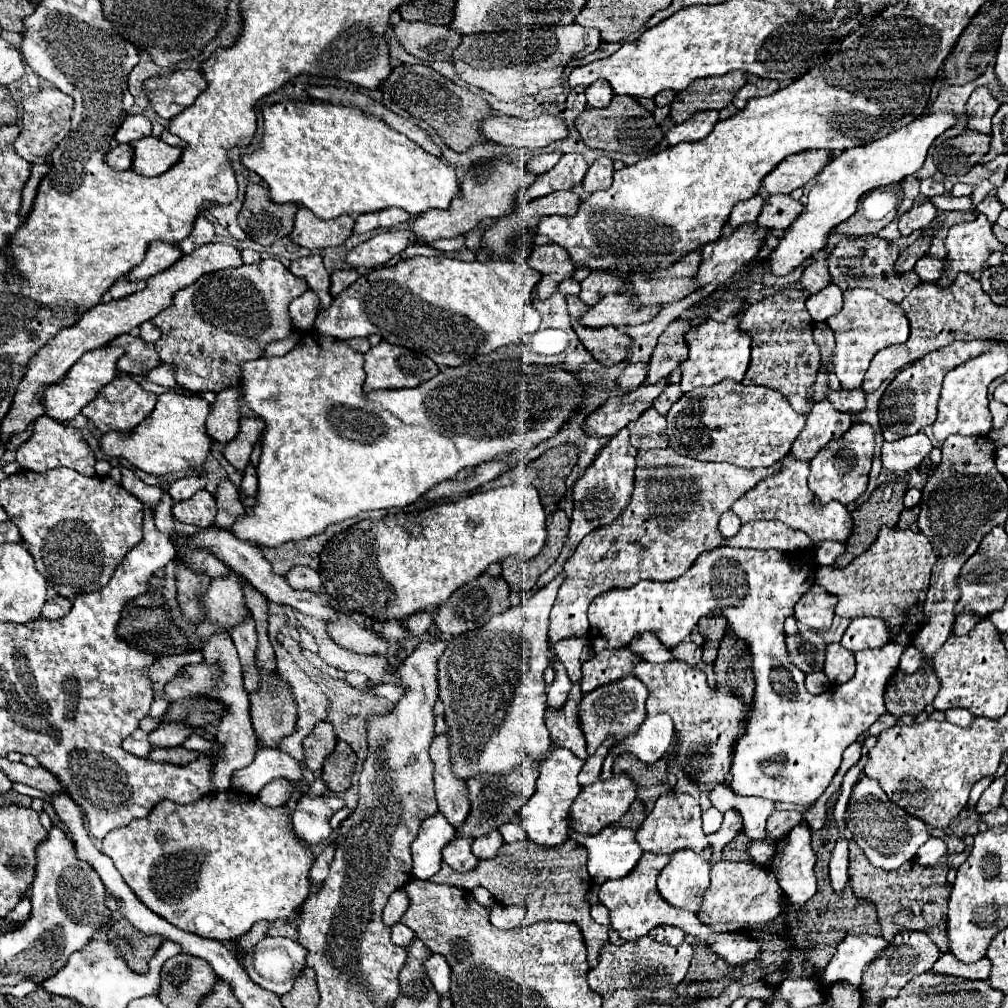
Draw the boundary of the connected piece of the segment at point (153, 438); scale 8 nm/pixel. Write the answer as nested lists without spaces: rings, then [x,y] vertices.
[[[166,391],[158,397],[154,411],[132,431],[104,433],[100,439],[100,449],[106,457],[122,457],[136,469],[158,477],[176,471],[200,471],[212,447],[204,427],[208,411],[210,405],[198,395],[186,397],[176,391]]]

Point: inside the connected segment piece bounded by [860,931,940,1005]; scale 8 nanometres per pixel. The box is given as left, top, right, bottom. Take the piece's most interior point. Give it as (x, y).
(911, 953)

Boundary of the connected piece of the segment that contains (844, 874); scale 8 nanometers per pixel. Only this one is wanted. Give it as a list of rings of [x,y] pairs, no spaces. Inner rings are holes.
[[[838,839],[836,847],[832,851],[832,859],[830,859],[830,879],[832,879],[832,887],[838,895],[844,893],[844,887],[850,879],[848,875],[848,841],[846,839]]]

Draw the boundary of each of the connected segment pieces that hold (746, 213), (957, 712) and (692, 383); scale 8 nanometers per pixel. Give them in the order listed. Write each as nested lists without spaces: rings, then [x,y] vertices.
[[[760,195],[752,197],[752,199],[746,199],[746,201],[738,201],[738,203],[734,205],[732,213],[730,213],[730,219],[728,219],[730,227],[736,229],[736,227],[740,227],[740,225],[744,225],[744,223],[754,223],[756,217],[760,215],[762,203],[764,203],[764,199],[762,199]]]
[[[956,707],[956,709],[946,711],[946,721],[954,723],[954,725],[960,725],[960,727],[968,727],[974,719],[976,719],[976,717],[974,717],[968,709],[960,709],[960,707]]]
[[[740,313],[732,315],[726,323],[708,321],[702,327],[686,333],[686,343],[688,343],[690,353],[688,353],[688,359],[684,363],[680,363],[680,367],[682,367],[680,387],[684,393],[688,393],[700,385],[712,387],[728,377],[734,381],[744,379],[744,373],[750,363],[750,335],[742,335],[738,331],[738,321],[740,321]]]

